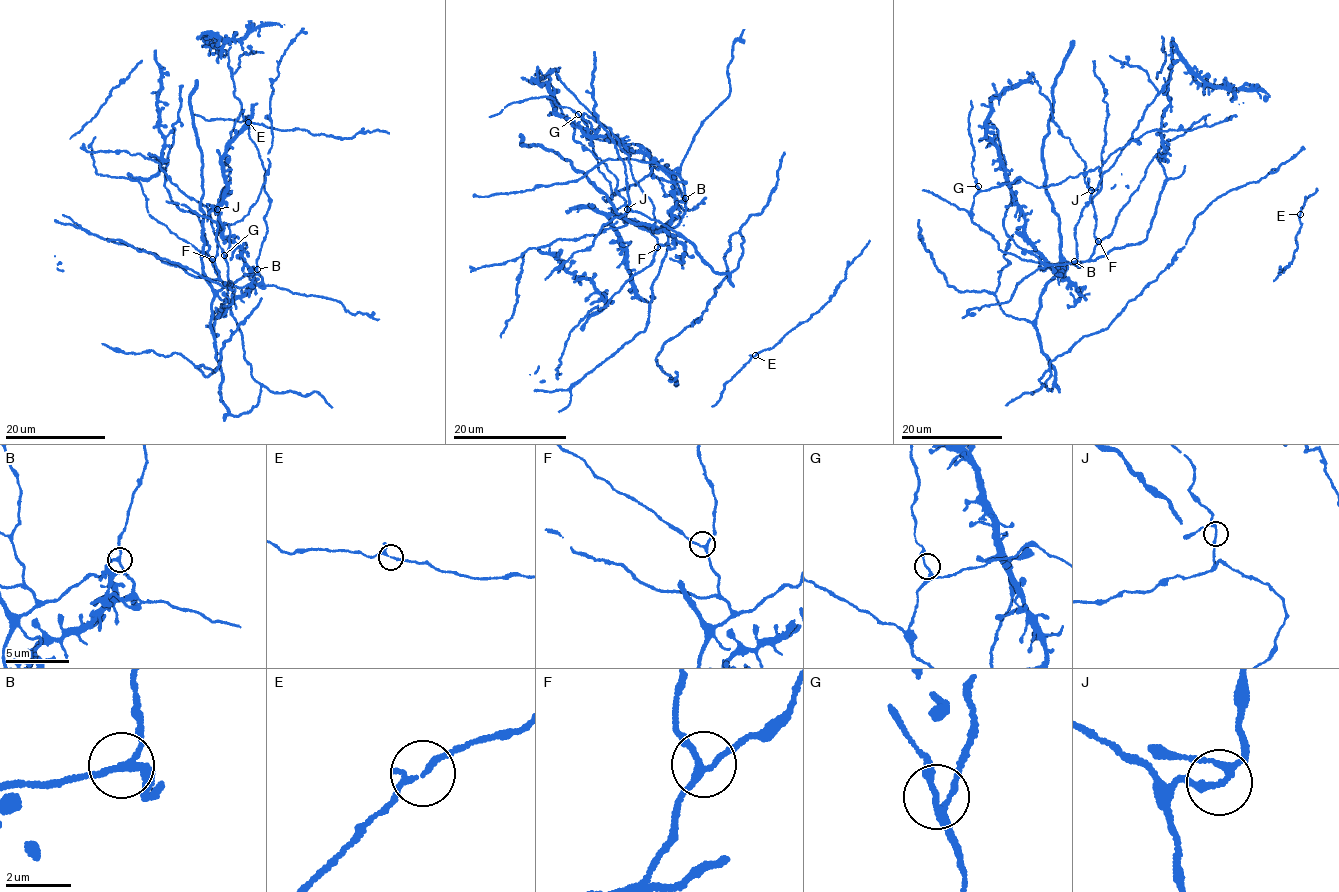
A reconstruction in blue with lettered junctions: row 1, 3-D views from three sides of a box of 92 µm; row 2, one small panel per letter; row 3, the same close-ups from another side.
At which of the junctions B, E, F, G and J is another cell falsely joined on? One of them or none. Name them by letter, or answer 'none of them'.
none of them

